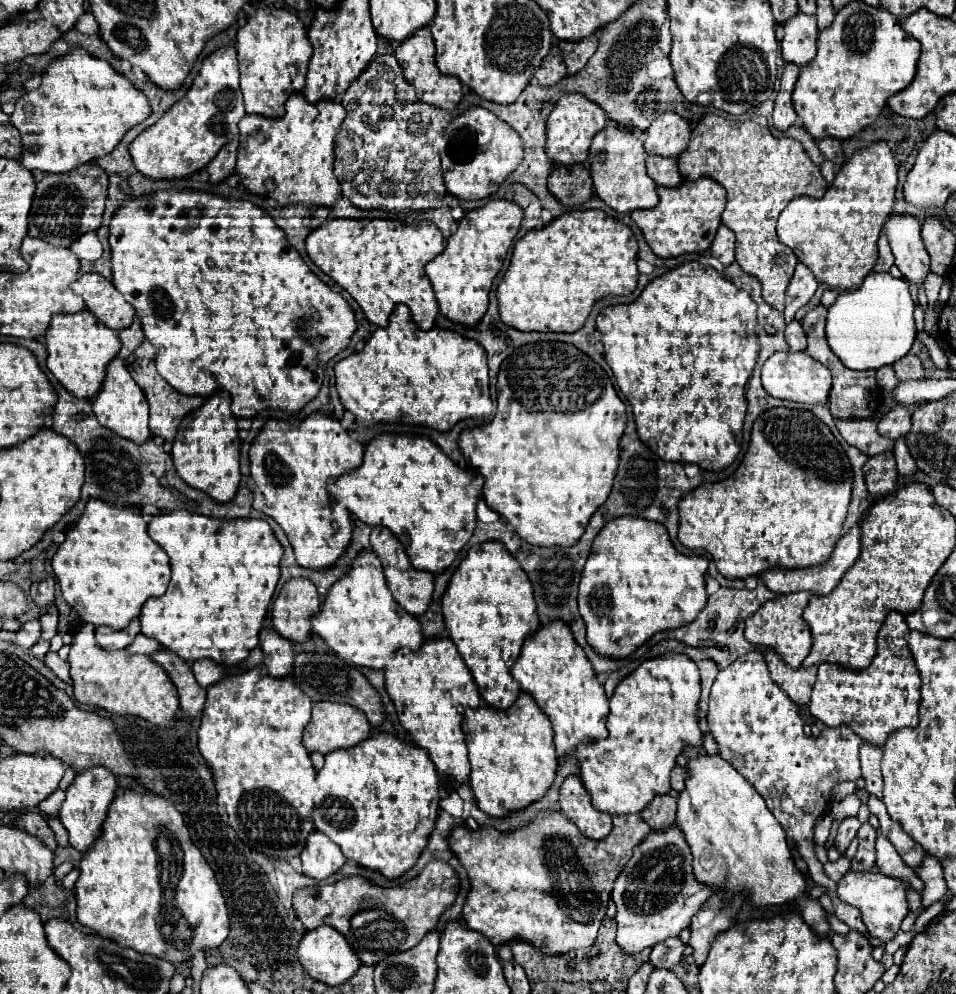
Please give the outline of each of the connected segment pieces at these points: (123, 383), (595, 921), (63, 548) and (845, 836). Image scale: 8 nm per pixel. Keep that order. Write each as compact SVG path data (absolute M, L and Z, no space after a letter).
M114 357L110 365L106 367L104 383L94 399L94 415L100 421L102 427L112 429L116 435L126 437L134 443L144 443L150 437L148 429L148 401L142 393L142 389L136 385L136 381L130 377L130 373L124 367L124 361L120 357Z
M550 811L550 813L538 813L534 817L532 823L524 825L524 827L518 827L518 829L512 829L508 833L502 833L494 827L478 827L476 831L470 829L470 827L454 827L452 833L448 835L448 843L450 843L450 849L452 853L460 859L460 863L464 865L468 877L470 877L470 891L466 895L466 903L464 903L464 909L462 909L462 917L466 921L466 925L478 933L482 933L484 937L488 937L494 945L502 945L502 943L510 943L512 937L520 937L520 939L526 939L530 943L534 943L536 947L544 949L546 953L550 955L560 955L560 953L568 953L572 949L584 949L584 947L590 947L594 941L596 941L596 933L598 933L598 927L600 927L600 921L604 919L606 915L606 907L608 907L608 899L610 899L610 893L612 893L612 887L614 887L614 881L618 879L620 871L624 869L624 865L628 863L628 859L632 857L632 849L650 833L650 827L638 817L638 815L616 815L614 817L614 829L612 833L606 837L606 839L600 839L600 841L594 841L594 839L588 839L584 837L578 827L566 819L560 811Z
M90 499L84 507L80 521L66 531L66 541L58 547L52 559L54 575L60 583L62 597L78 613L84 623L94 627L108 625L112 629L124 629L134 617L140 615L140 609L148 597L164 595L170 581L170 565L164 549L150 539L146 533L146 519L132 507L106 505L100 499Z
M846 817L846 819L840 821L840 829L838 829L838 835L836 835L836 839L834 839L834 845L836 845L836 849L838 849L840 853L844 853L844 851L848 849L848 845L850 845L852 839L856 837L858 829L860 829L858 817Z

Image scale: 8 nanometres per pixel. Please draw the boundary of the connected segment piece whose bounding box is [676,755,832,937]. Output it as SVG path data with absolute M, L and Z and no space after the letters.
M698 755L696 759L688 759L686 771L688 771L688 777L686 777L686 787L678 797L676 823L682 829L692 849L696 879L702 883L726 887L724 891L720 891L720 895L726 895L726 897L730 897L734 891L742 891L748 895L748 899L754 905L784 905L788 901L796 901L804 921L816 933L830 937L832 931L830 931L830 925L826 923L826 911L820 907L818 901L804 897L806 881L792 861L792 855L786 843L786 833L780 827L780 823L770 815L770 809L766 807L758 791L748 781L744 781L744 777L720 755Z

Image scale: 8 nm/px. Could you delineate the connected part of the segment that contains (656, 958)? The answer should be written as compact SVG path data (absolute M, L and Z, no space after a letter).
M668 937L666 941L652 947L650 963L656 969L672 969L674 965L680 963L684 949L686 949L686 945L680 941L680 937Z

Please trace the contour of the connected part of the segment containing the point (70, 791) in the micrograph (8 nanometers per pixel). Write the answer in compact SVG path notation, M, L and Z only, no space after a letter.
M90 767L82 773L78 773L74 777L74 781L70 783L70 787L66 789L66 799L60 807L60 821L68 831L70 837L70 845L78 851L86 851L88 845L92 845L92 841L100 835L100 827L102 821L106 819L108 813L108 805L114 799L114 793L118 789L116 777L112 775L112 771L108 771L106 767Z

